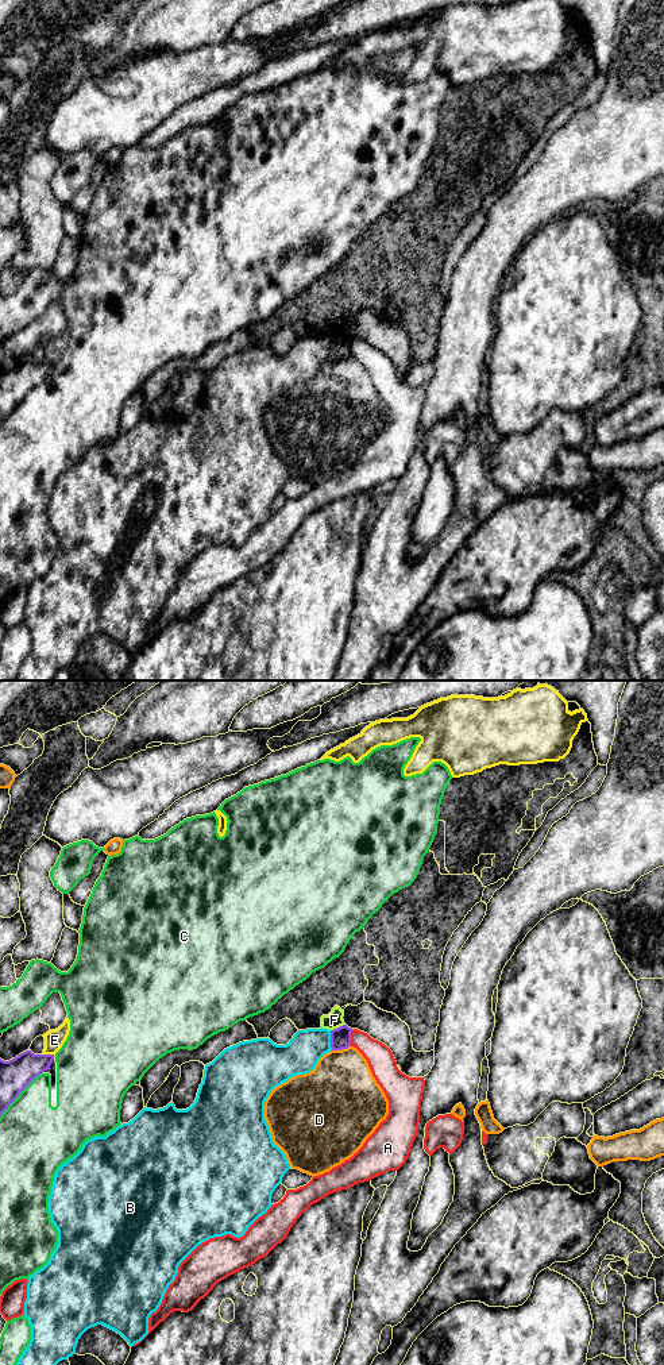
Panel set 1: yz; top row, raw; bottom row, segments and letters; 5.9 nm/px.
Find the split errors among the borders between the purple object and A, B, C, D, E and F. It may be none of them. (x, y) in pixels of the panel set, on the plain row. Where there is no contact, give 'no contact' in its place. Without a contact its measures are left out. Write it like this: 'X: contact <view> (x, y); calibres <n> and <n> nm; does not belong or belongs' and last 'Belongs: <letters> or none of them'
A: contact yz (350, 346); calibres 130 and 160 nm; does not belong
B: contact yz (331, 349); calibres 130 and 220 nm; does not belong
C: contact yz (19, 401); calibres 190 and 380 nm; does not belong
D: contact yz (340, 358); calibres 130 and 420 nm; does not belong
E: contact yz (47, 363); calibres 190 and 120 nm; does not belong
F: contact yz (338, 336); calibres 130 and 100 nm; does not belong
Belongs: none of them

